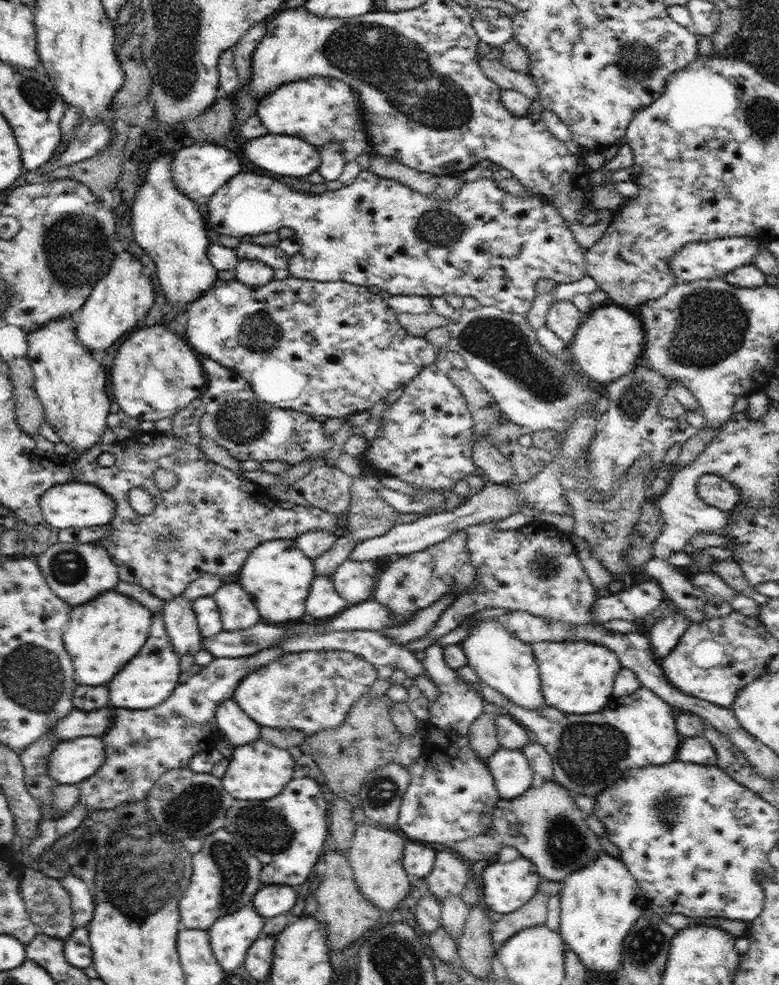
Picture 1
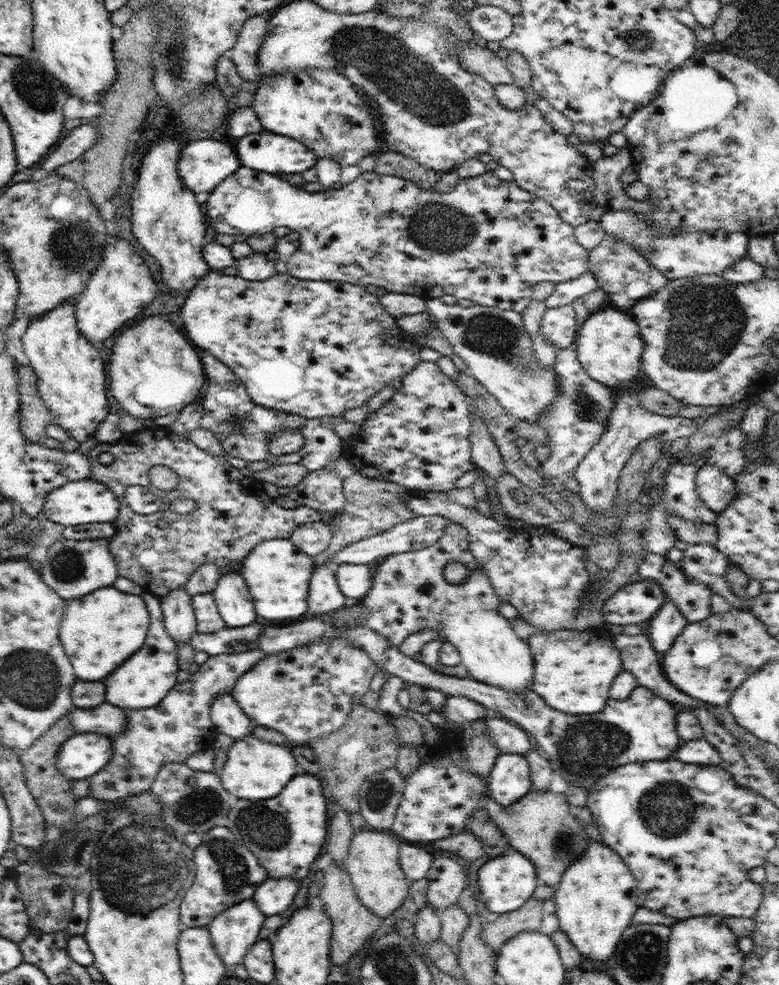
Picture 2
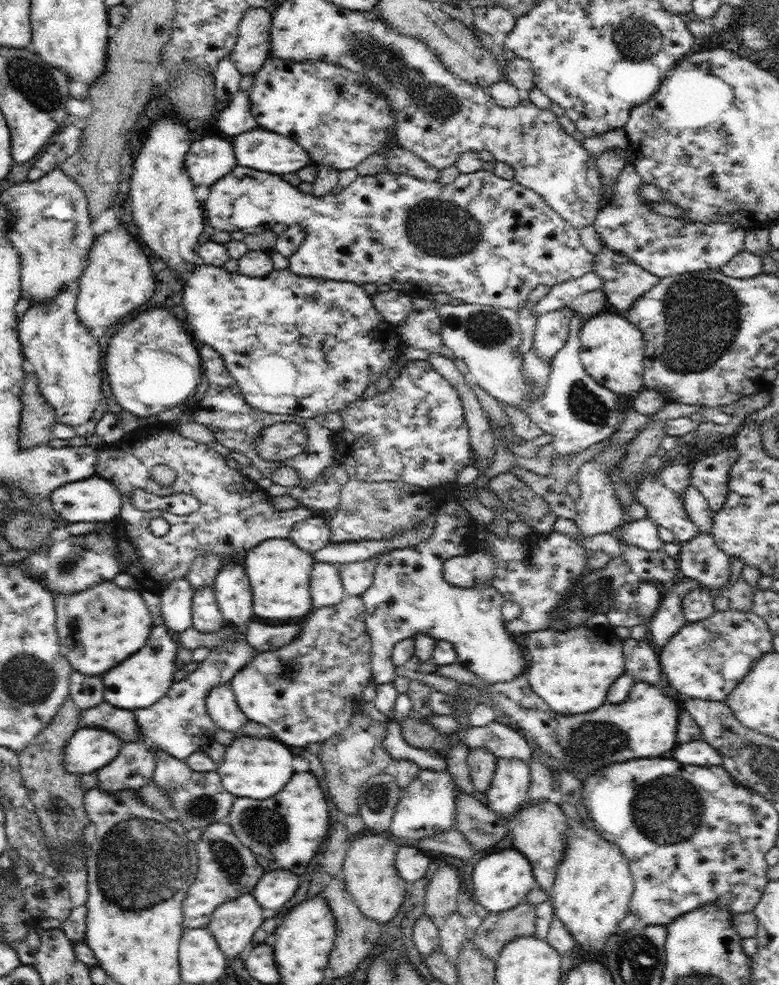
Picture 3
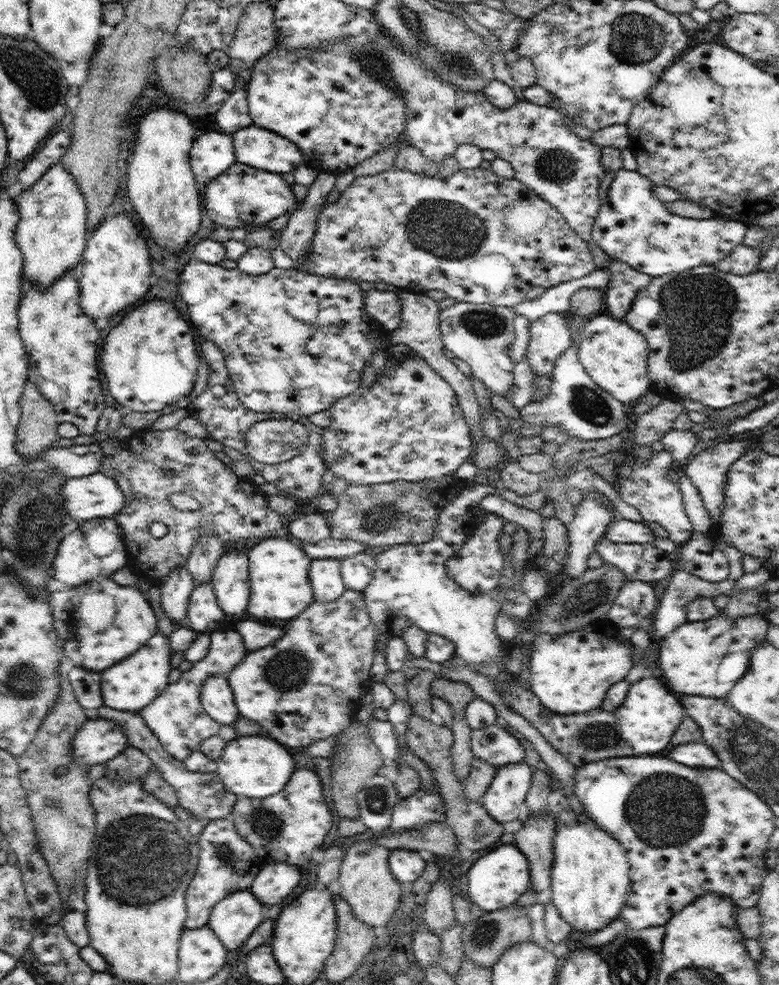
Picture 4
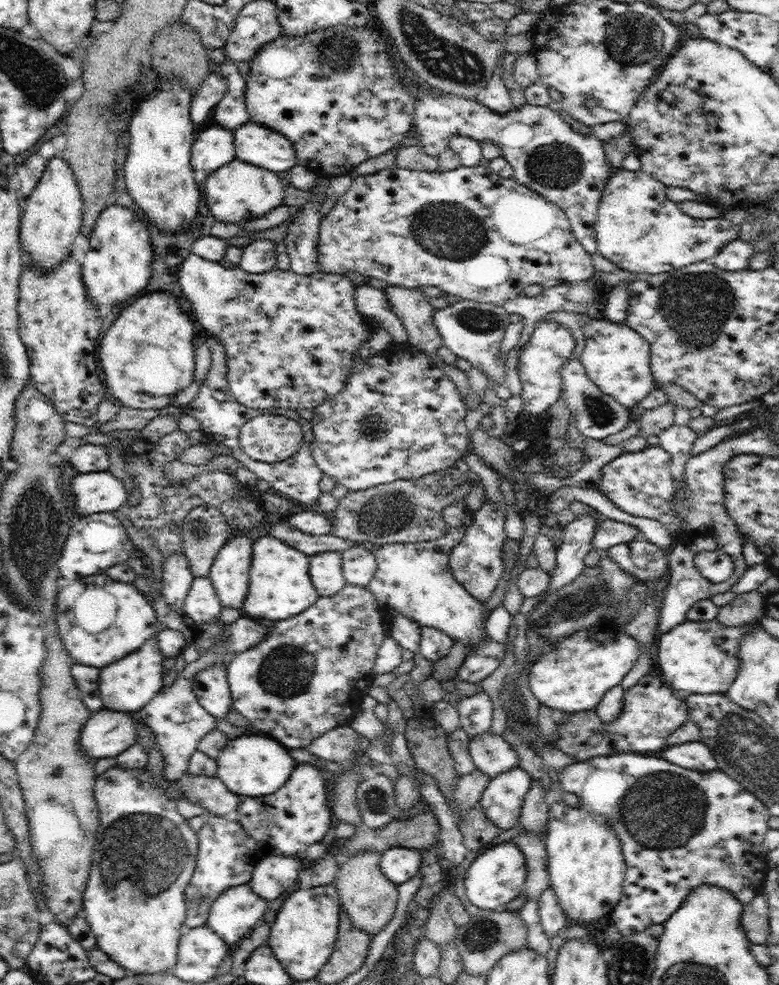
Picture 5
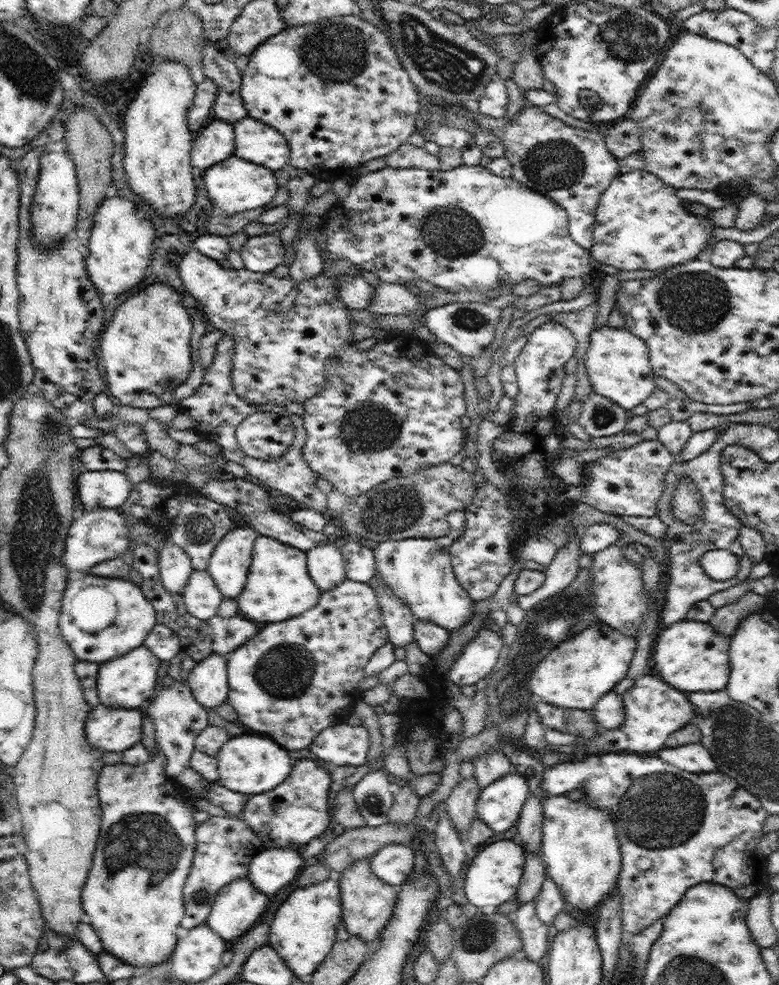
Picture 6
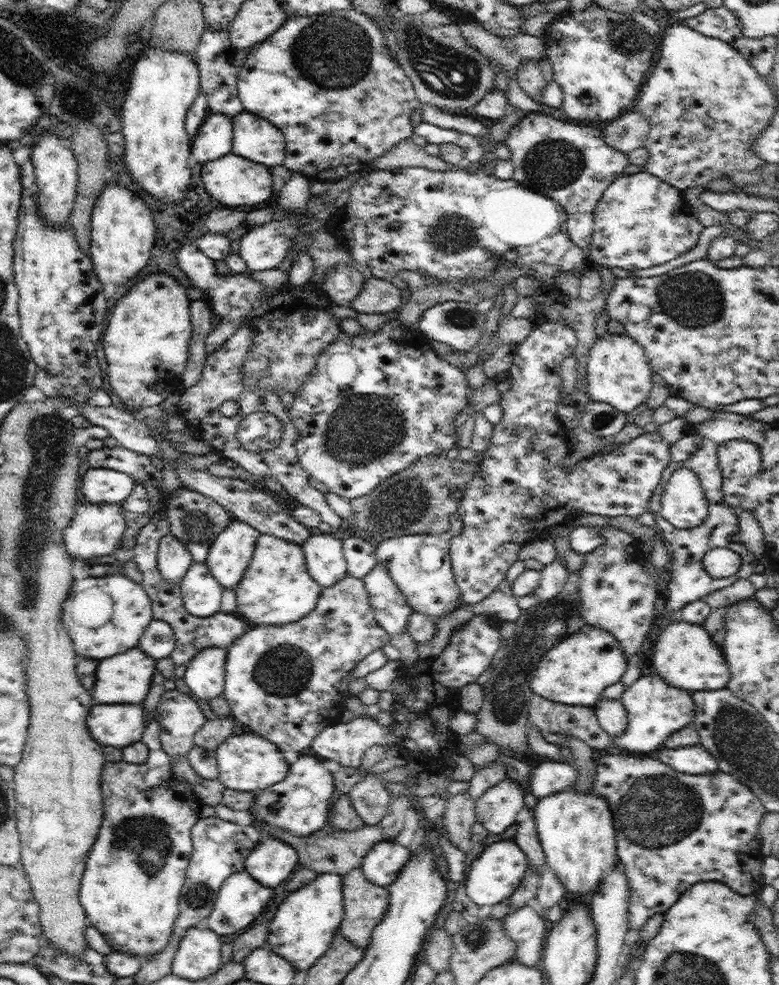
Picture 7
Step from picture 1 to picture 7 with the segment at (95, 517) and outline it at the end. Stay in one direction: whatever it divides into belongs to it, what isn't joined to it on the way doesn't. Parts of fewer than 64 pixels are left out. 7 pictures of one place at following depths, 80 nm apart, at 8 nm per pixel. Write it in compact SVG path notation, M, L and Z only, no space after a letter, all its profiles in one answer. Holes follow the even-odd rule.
M90 467L80 478L80 498L94 503L122 503L135 484L131 476L118 470Z

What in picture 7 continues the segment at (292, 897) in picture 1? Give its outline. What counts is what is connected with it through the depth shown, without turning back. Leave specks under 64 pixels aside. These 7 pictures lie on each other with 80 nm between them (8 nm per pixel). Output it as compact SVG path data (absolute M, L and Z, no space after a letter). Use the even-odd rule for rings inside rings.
M264 836L260 844L252 849L245 862L245 870L252 878L255 878L262 886L266 888L276 888L281 882L288 881L291 874L299 868L297 851L282 840L272 836Z

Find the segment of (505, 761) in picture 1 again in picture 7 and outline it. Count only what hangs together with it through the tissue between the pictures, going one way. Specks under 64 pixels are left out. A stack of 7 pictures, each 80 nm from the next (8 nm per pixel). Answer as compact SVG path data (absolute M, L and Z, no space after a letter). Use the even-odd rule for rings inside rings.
M506 778L488 788L475 802L477 821L489 834L502 834L512 824L517 824L524 810L525 792L520 784Z

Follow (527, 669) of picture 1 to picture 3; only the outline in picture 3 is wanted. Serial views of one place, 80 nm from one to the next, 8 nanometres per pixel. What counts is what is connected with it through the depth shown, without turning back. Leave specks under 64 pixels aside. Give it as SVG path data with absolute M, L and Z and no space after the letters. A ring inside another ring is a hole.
M443 512L436 513L435 519L437 523L433 535L426 542L382 553L380 559L375 563L373 583L360 596L365 606L365 625L371 638L373 681L380 684L391 683L394 680L394 677L397 676L397 670L391 659L393 646L405 638L413 638L419 632L437 640L451 642L457 652L457 662L489 685L512 682L521 674L526 676L527 666L524 663L522 648L514 640L512 634L506 631L505 620L501 613L505 598L500 594L500 591L492 586L492 583L462 588L444 581L444 561L473 550L476 545L474 521L470 517L452 516Z

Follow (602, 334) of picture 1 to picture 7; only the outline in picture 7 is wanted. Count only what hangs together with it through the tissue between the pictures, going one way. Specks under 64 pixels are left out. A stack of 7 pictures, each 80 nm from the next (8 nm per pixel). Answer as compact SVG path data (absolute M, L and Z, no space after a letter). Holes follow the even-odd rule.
M625 333L623 335L604 334L598 337L590 349L586 385L587 394L592 401L607 402L626 414L647 402L656 381L657 378L650 367L645 348Z

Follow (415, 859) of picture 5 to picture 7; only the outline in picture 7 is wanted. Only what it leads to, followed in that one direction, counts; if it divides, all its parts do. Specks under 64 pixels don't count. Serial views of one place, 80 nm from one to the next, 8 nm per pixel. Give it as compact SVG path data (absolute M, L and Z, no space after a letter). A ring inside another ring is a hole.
M393 840L381 841L365 854L360 867L370 882L388 887L397 879L402 867L409 862L410 854L409 848L402 844L397 844Z

